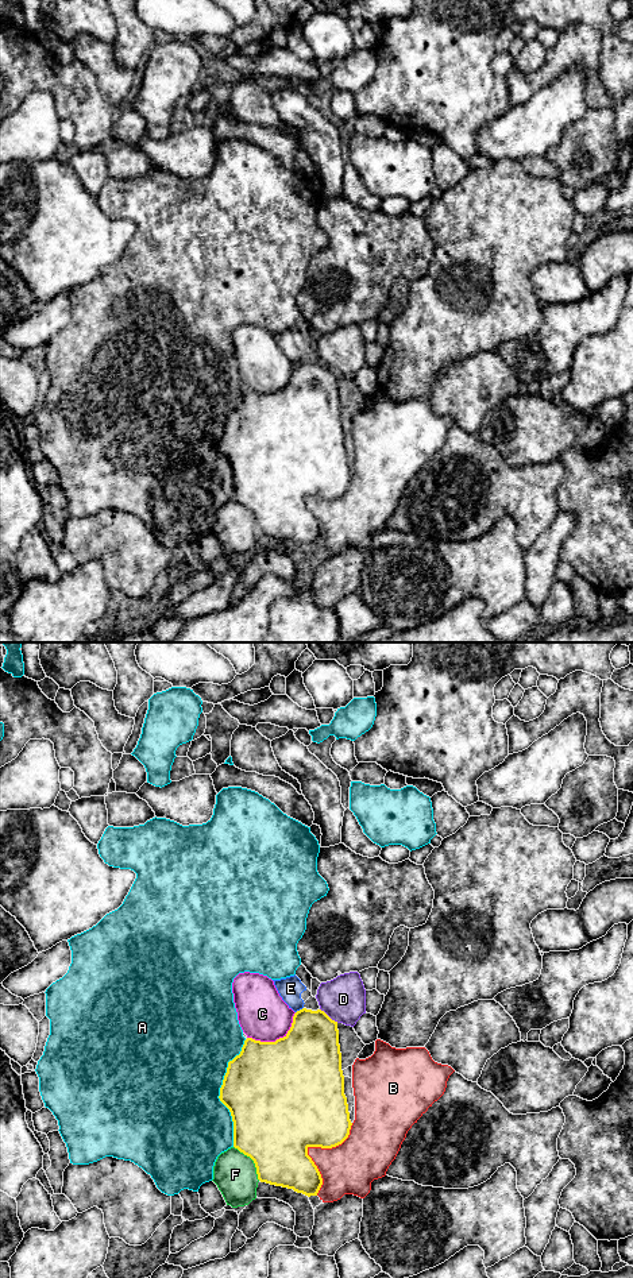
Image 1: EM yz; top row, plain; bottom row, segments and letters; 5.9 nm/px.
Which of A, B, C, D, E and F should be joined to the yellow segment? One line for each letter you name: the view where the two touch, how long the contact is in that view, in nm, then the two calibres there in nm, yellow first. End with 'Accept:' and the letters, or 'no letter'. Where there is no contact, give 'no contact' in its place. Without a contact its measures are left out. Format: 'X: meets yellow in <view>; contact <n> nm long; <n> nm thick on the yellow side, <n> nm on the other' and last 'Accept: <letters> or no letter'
Accept: no letter

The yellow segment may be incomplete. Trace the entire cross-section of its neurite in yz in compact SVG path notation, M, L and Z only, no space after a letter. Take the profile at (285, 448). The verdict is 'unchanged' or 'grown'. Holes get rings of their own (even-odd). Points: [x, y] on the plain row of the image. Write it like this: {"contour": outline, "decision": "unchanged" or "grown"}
{"contour": "M302 360L294 366L292 379L283 390L275 394L247 390L240 406L228 414L219 451L232 468L233 499L254 513L260 534L293 541L308 549L317 548L323 530L308 507L308 501L341 497L352 478L344 447L337 374L321 362Z", "decision": "unchanged"}

